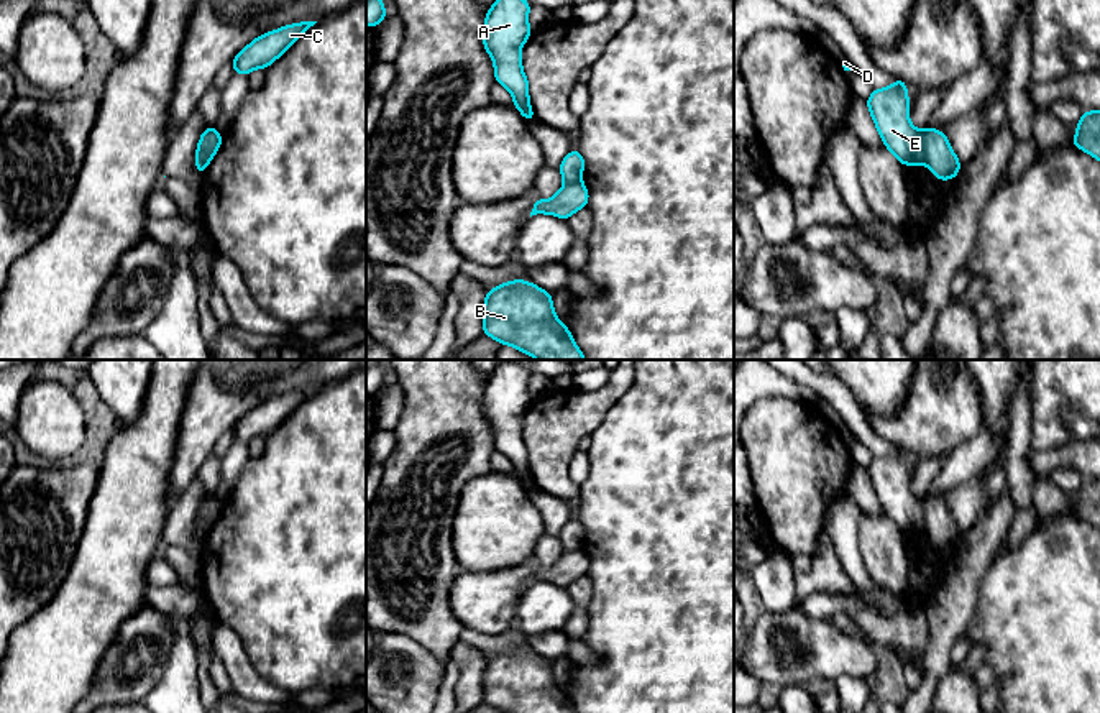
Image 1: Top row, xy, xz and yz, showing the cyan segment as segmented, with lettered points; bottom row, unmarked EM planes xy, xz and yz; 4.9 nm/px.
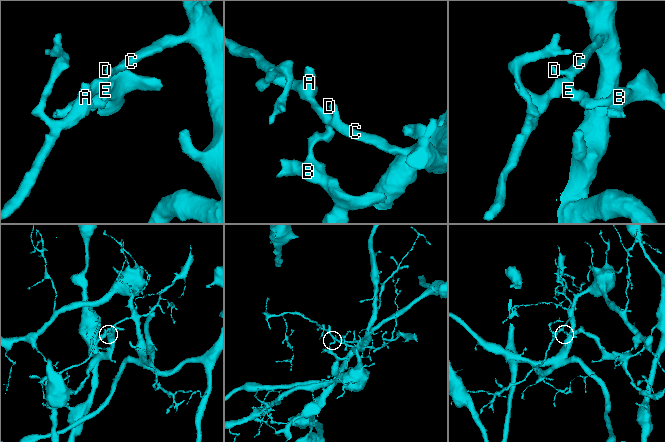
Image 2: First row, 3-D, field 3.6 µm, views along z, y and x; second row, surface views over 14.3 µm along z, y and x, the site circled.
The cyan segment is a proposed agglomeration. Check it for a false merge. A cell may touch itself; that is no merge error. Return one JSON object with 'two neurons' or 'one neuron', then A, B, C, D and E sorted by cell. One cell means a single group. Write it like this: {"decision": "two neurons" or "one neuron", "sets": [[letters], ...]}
{"decision": "two neurons", "sets": [["A", "C", "D", "E"], ["B"]]}

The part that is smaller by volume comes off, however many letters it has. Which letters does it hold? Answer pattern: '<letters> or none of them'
B

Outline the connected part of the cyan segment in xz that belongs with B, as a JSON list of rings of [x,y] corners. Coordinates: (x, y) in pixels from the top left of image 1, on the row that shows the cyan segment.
[[[524,279],[488,289],[483,334],[535,360],[586,360],[568,327],[558,320],[552,292]]]

